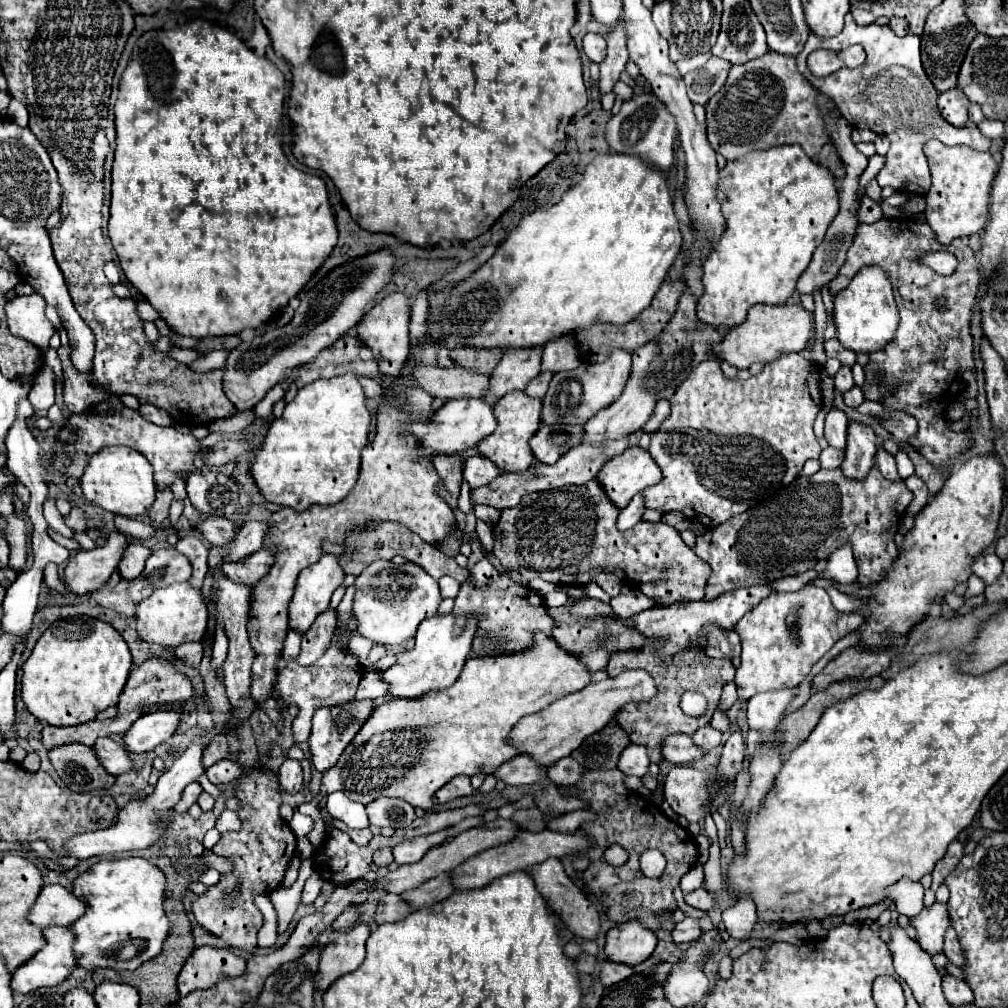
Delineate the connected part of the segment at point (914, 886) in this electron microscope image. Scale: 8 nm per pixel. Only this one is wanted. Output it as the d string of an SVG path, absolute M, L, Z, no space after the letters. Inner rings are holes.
M902 878L900 882L888 886L886 898L890 898L896 904L896 910L900 914L914 916L924 908L924 904L922 904L924 886L920 882L910 880L910 878Z

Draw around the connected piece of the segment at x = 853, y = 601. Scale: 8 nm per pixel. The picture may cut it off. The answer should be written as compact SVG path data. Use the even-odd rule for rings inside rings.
M833 587L826 589L828 592L834 607L840 612L851 612L856 609L866 608L867 600L861 598L851 598L845 593L841 593L839 590Z

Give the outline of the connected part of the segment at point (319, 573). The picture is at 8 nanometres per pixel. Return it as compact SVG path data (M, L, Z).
M324 552L320 560L298 574L296 590L290 602L290 628L306 632L314 618L326 610L334 590L344 582L344 568L340 566L340 558Z

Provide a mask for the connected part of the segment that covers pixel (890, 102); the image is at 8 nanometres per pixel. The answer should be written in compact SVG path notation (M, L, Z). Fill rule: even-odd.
M846 14L844 28L834 38L820 38L814 32L810 32L804 50L796 58L798 70L810 80L810 84L824 94L830 94L830 98L840 108L842 116L848 120L850 126L856 128L870 128L876 134L886 134L890 138L890 152L886 154L886 164L878 172L876 180L878 184L892 186L896 192L908 192L908 194L920 194L924 196L930 190L930 170L926 156L922 152L924 144L932 138L940 140L946 146L966 144L974 150L988 150L990 140L982 136L982 132L976 126L956 128L950 122L944 120L944 116L938 110L938 90L930 82L930 78L924 72L922 60L920 60L920 38L906 34L896 36L890 26L858 26L850 14ZM852 44L860 44L866 50L866 64L860 68L842 68L830 76L816 78L810 74L806 66L806 58L810 52L826 48L826 50L844 50Z

